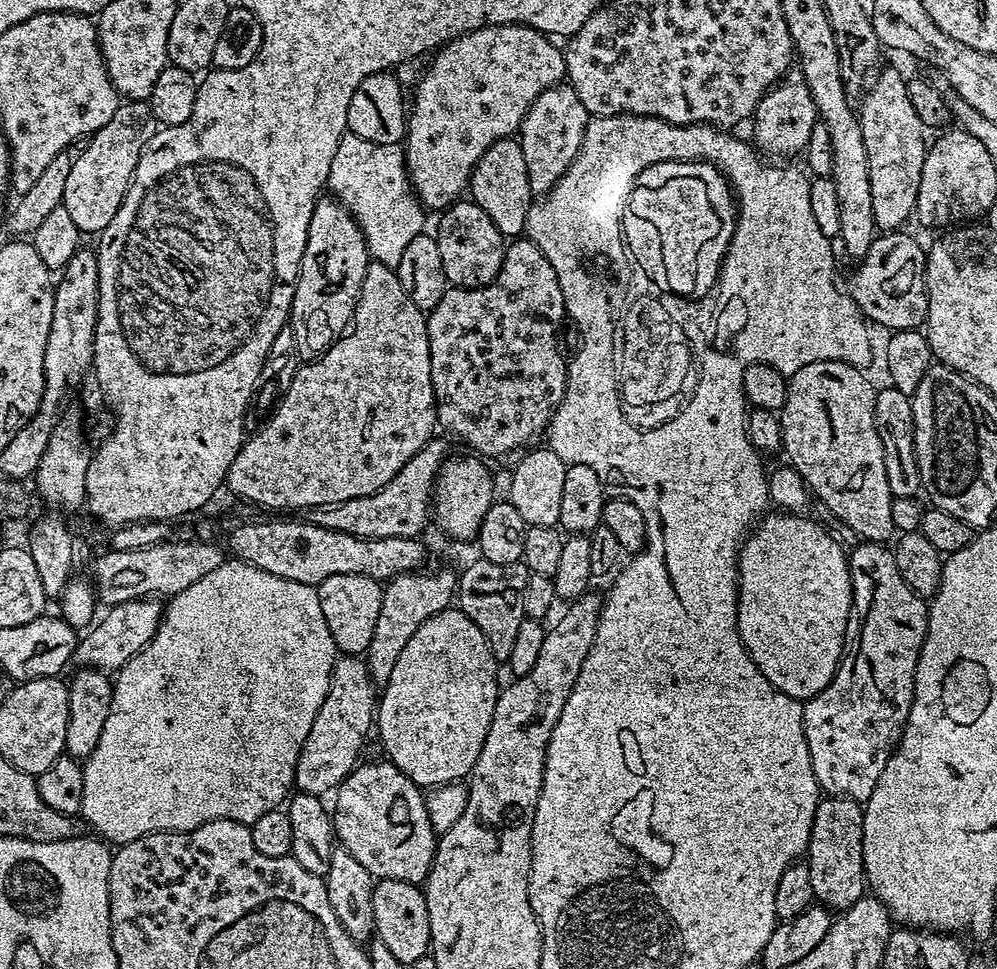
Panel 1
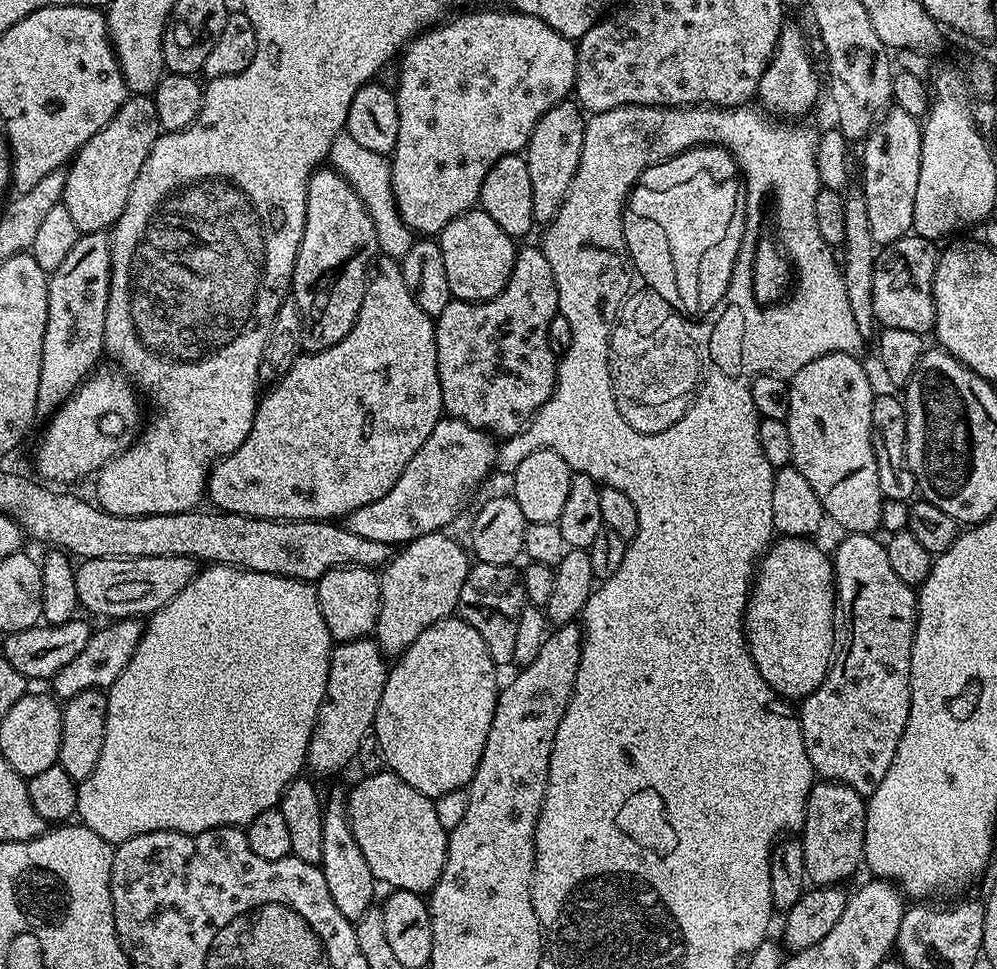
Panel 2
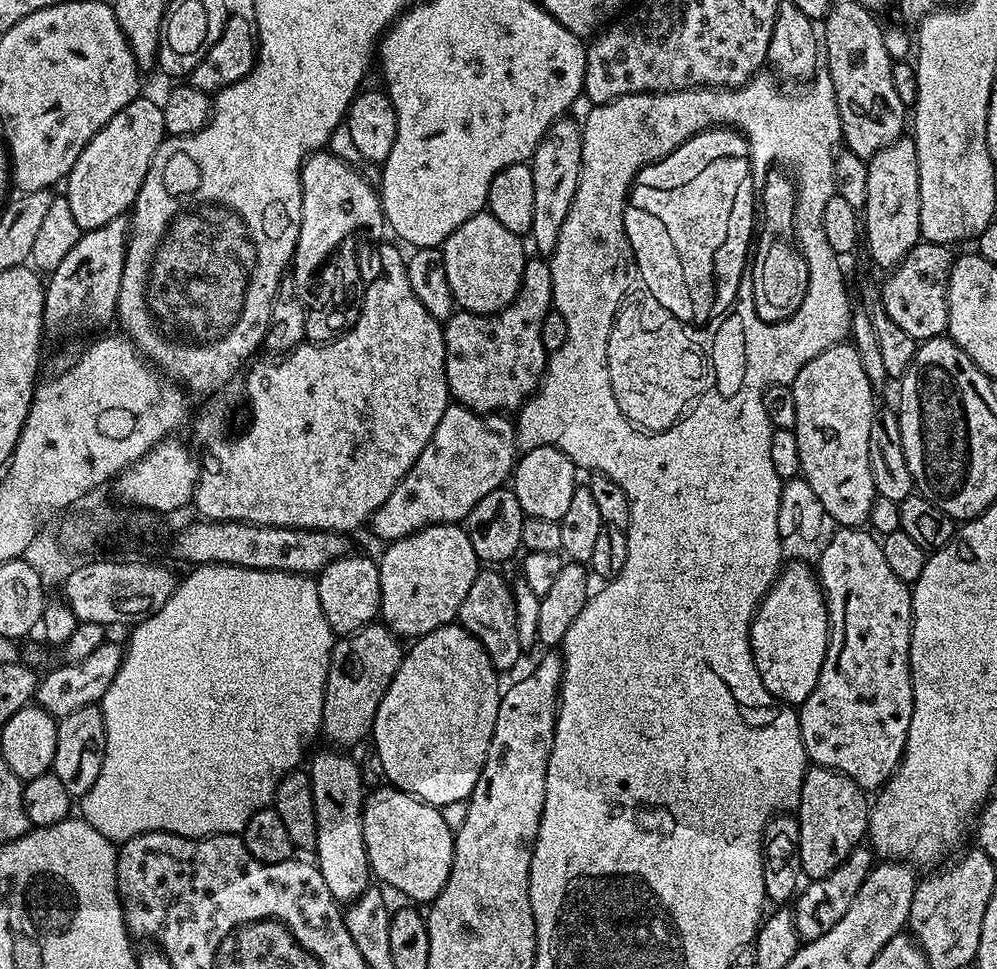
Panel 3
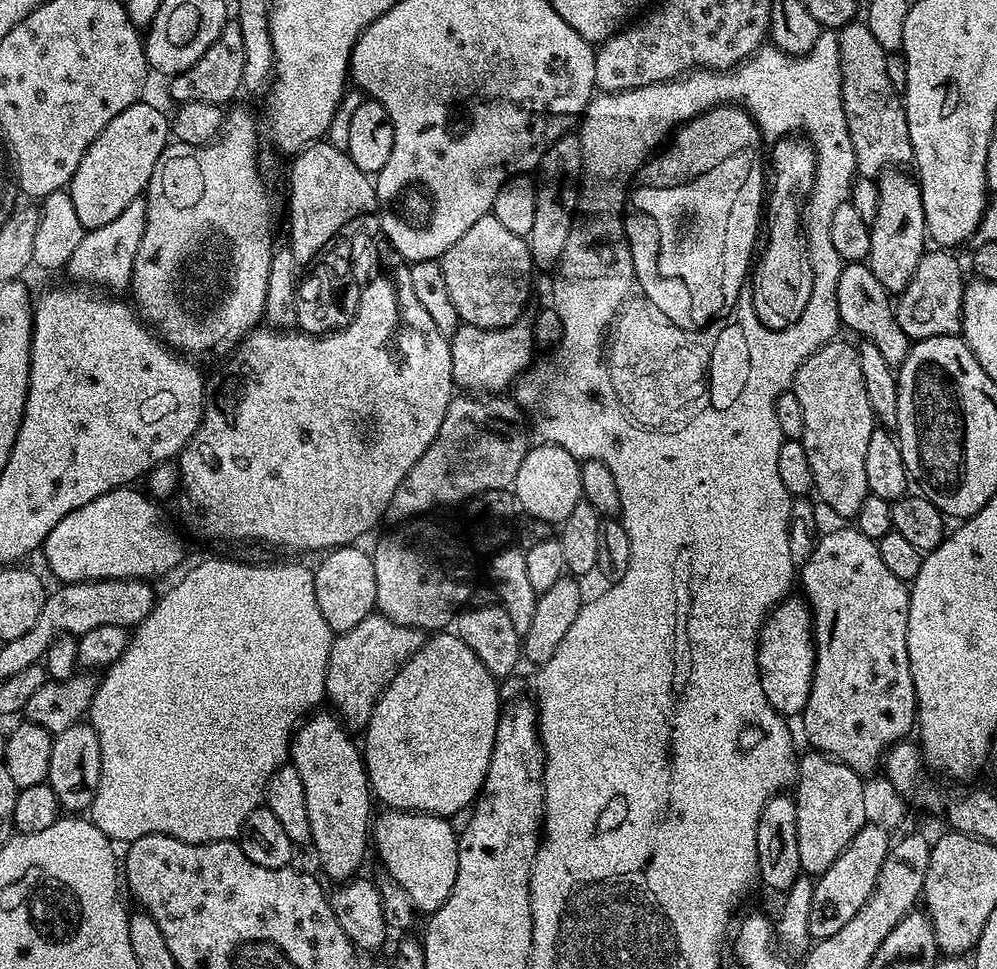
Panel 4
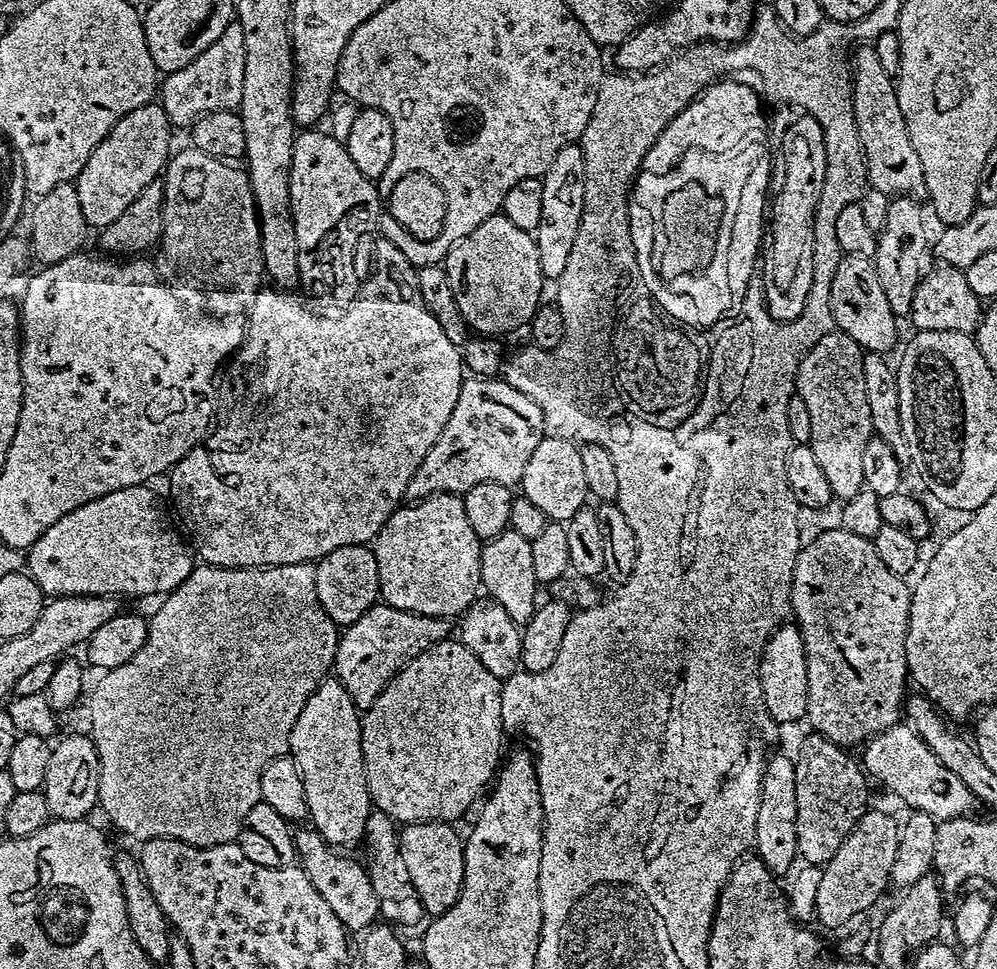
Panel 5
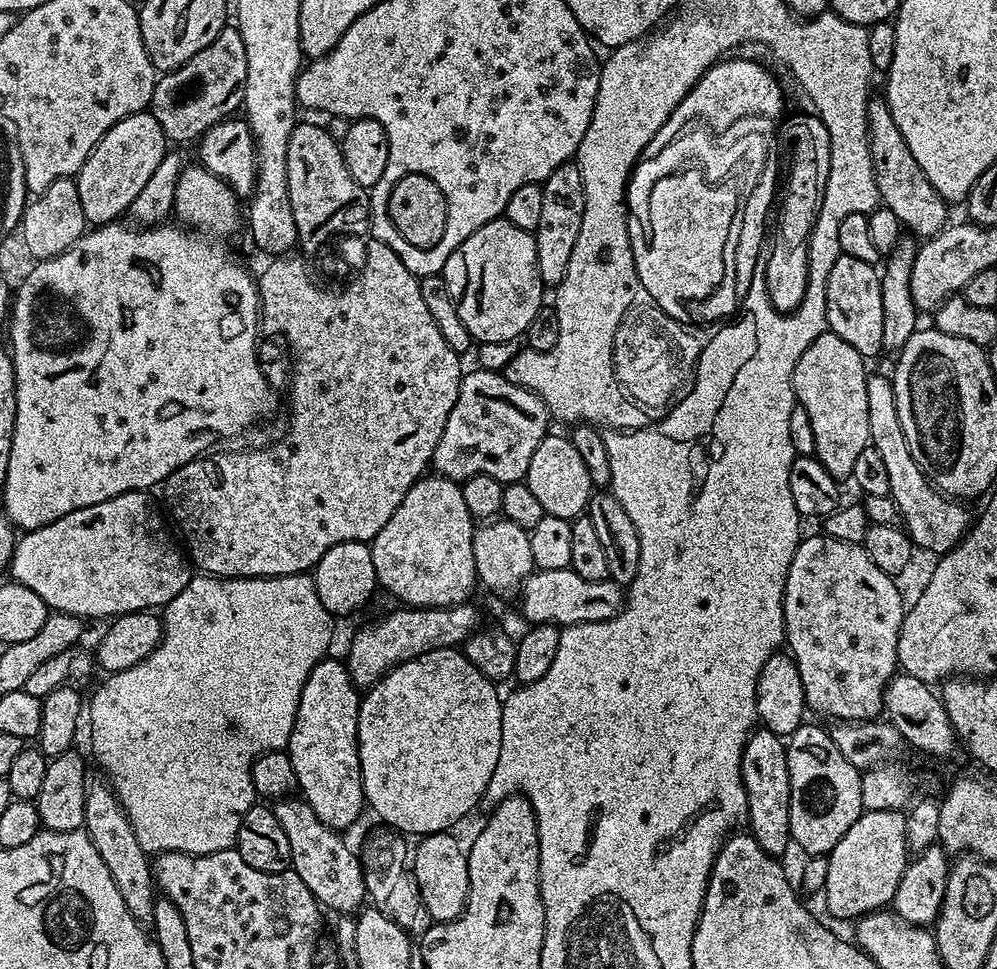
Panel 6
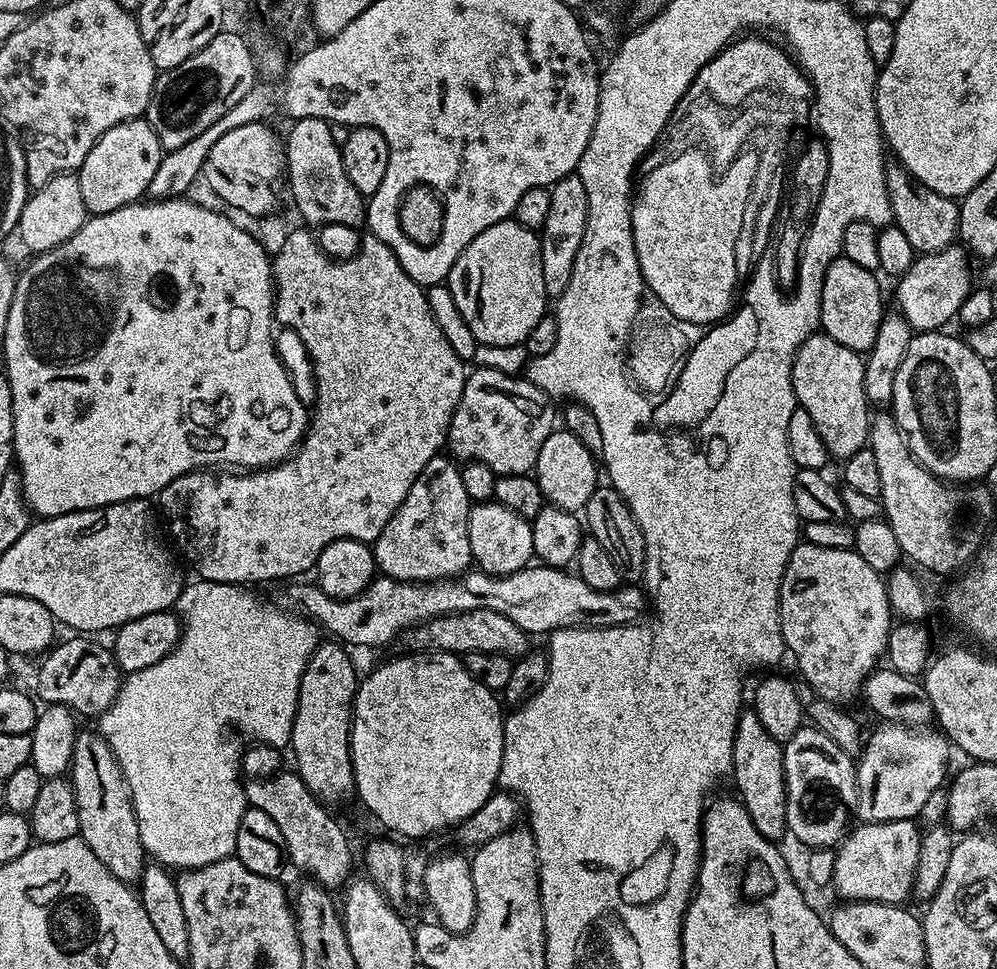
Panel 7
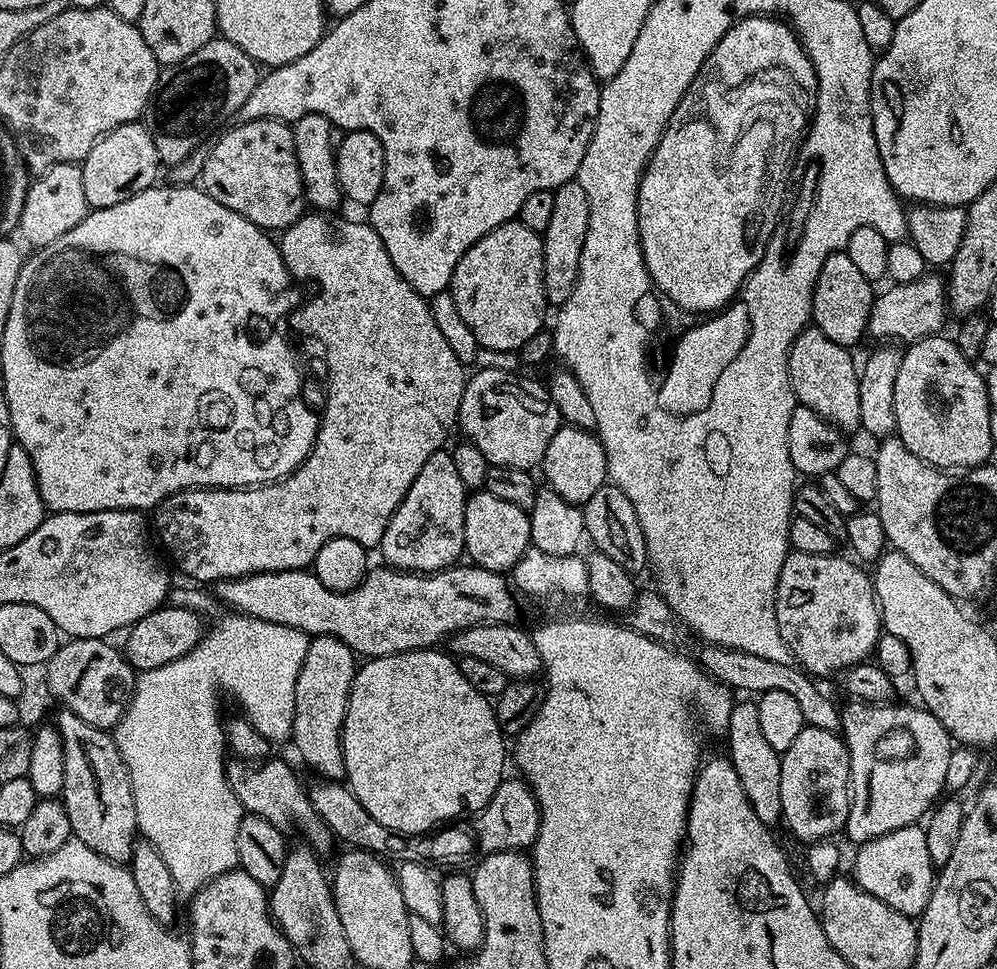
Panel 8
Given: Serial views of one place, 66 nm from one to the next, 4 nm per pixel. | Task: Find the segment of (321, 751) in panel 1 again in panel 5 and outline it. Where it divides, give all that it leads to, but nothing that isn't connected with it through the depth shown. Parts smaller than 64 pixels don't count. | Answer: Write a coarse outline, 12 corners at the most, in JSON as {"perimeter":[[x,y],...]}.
{"perimeter":[[377,602],[340,632],[334,675],[361,710],[454,624]]}

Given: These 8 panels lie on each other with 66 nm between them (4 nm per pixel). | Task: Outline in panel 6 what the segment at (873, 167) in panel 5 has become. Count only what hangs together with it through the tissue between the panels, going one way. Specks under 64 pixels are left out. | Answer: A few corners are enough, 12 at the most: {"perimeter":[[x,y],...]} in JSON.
{"perimeter":[[887,99],[868,101],[868,141],[880,204],[913,237],[949,223]]}

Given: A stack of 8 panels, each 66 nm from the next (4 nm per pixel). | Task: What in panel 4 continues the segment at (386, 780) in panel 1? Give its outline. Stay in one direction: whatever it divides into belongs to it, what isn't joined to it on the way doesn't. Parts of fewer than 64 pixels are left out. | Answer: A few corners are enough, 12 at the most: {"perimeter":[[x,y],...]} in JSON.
{"perimeter":[[384,810],[374,850],[416,910],[437,912],[458,878],[443,816]]}

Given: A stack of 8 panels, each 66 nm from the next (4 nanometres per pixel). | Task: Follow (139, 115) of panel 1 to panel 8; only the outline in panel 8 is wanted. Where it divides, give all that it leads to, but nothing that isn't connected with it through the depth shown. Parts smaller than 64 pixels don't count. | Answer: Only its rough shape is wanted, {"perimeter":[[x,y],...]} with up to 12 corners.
{"perimeter":[[143,123],[123,124],[80,164],[89,209],[157,183],[160,155]]}

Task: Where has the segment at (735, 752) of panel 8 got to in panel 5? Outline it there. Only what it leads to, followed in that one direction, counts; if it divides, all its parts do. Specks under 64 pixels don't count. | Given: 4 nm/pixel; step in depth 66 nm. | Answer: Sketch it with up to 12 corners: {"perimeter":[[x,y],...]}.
{"perimeter":[[769,755],[754,852],[777,878],[798,860],[791,755]]}

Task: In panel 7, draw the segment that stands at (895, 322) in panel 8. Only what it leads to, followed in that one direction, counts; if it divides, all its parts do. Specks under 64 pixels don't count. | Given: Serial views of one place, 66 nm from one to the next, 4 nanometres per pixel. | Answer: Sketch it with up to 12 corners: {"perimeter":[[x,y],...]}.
{"perimeter":[[960,246],[917,255],[895,307],[917,333],[959,317],[974,287]]}

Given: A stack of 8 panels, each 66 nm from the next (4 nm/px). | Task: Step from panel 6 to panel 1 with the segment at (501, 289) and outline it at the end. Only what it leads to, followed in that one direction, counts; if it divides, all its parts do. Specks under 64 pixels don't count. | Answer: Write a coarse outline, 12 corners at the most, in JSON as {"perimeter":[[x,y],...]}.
{"perimeter":[[461,198],[434,229],[446,278],[481,288],[504,261],[506,237]]}

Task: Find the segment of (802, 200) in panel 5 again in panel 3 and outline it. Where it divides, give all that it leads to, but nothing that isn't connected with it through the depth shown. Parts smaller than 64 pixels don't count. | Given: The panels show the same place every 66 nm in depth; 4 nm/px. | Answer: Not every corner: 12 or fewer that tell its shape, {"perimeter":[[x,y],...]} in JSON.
{"perimeter":[[773,166],[758,192],[752,301],[789,320],[808,289],[796,185]]}

